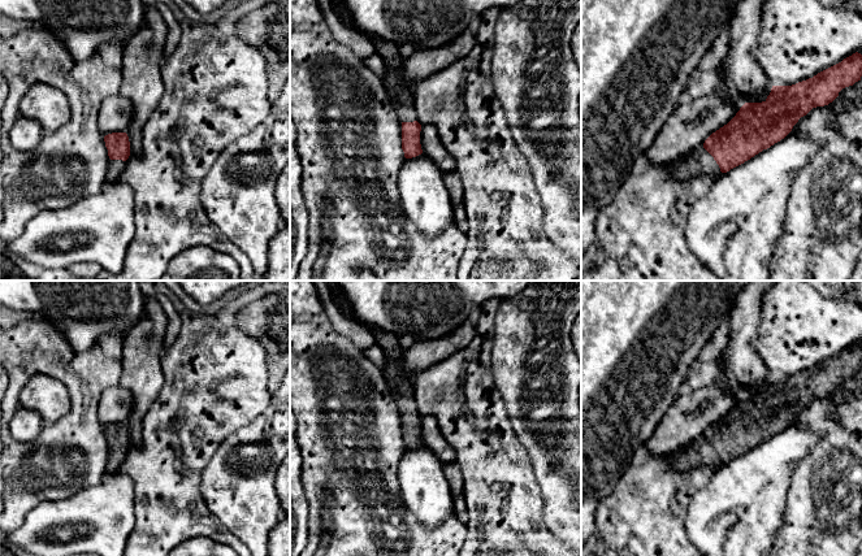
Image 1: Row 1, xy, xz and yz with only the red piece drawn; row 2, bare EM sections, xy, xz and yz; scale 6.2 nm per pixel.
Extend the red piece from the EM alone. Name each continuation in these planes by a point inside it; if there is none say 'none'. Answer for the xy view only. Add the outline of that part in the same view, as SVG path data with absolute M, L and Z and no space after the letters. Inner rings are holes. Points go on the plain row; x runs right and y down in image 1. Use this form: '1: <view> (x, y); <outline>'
1: xy (116, 457); M111 451L107 472L109 472L109 473L116 472L125 457L126 457L126 452Z

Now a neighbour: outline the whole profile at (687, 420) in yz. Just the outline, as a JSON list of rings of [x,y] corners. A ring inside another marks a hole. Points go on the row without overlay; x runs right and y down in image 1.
[[[716,386],[679,395],[647,440],[649,453],[663,457],[703,438],[705,431],[727,416],[738,401]]]

